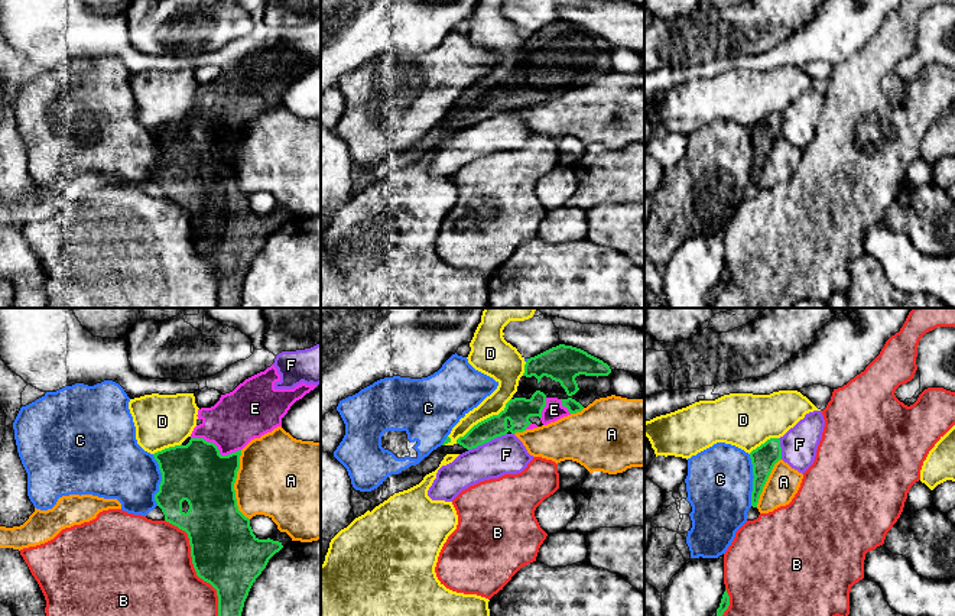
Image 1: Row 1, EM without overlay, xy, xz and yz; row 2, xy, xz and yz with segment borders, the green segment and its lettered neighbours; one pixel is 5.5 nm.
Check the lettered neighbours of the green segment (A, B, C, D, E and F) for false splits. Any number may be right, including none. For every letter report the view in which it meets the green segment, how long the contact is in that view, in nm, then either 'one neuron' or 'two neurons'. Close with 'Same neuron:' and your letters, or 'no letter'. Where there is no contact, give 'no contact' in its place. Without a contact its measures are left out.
A: xy | 400 nm | two neurons
B: xy | 700 nm | two neurons
C: xy | 280 nm | two neurons
D: xz | 400 nm | two neurons
E: xy | 280 nm | one neuron
F: xz | 240 nm | two neurons
Same neuron: E

